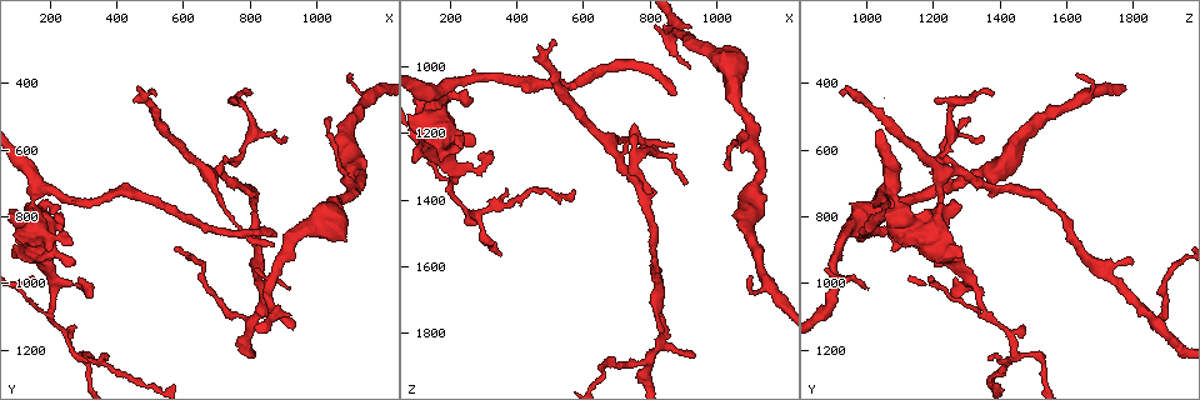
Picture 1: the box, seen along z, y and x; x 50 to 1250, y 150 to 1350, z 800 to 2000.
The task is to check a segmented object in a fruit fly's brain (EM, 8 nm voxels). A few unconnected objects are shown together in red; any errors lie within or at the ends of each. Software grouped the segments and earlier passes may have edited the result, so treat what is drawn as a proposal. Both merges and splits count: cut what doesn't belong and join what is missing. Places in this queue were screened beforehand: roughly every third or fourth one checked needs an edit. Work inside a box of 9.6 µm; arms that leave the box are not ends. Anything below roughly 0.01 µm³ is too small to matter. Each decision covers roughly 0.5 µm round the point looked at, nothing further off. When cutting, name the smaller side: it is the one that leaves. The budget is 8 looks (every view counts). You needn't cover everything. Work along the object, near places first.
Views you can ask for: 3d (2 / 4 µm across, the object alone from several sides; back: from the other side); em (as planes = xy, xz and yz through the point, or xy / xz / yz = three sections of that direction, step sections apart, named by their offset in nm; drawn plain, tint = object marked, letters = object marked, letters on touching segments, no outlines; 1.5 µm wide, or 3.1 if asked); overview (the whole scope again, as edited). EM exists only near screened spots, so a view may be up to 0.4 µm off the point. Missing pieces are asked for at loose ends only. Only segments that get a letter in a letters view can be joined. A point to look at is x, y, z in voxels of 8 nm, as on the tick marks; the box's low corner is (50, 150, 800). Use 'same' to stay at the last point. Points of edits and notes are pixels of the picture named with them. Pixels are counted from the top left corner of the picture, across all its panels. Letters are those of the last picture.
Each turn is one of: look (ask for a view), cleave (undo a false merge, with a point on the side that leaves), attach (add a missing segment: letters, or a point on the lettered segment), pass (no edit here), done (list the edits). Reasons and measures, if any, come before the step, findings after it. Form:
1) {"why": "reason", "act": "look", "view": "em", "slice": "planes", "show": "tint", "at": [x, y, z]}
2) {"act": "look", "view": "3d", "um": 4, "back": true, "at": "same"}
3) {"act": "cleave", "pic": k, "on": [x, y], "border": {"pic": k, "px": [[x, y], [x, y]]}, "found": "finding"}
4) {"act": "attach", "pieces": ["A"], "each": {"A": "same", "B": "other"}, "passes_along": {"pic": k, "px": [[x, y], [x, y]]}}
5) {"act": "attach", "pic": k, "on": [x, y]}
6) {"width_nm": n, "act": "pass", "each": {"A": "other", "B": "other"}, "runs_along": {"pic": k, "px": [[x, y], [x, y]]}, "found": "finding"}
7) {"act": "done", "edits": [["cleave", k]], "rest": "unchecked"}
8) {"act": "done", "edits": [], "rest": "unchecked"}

{"why": "three arms meet", "act": "look", "view": "3d", "um": 4, "at": [210, 1090, 1340]}

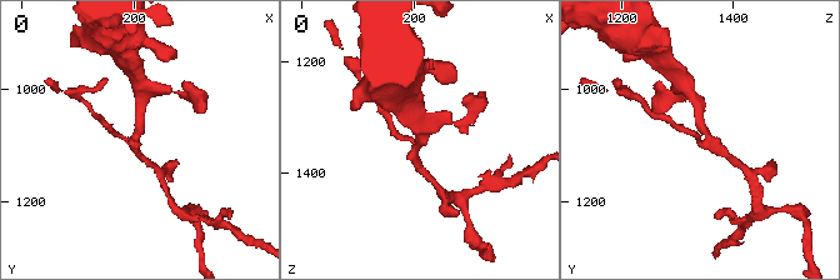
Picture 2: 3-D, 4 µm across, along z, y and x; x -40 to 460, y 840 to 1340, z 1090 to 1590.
{"arms": 3, "act": "look", "view": "em", "slice": "planes", "show": "letters", "at": [200, 1090, 1350]}

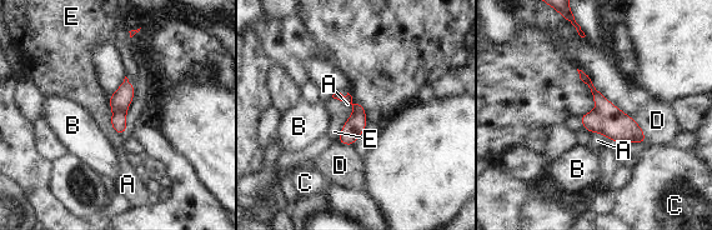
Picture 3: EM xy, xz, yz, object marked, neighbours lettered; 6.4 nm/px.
{"act": "pass", "each": {"A": "other", "B": "other", "C": "other", "D": "other", "E": "other"}, "border": {"pic": 3, "px": [[347, 119], [337, 139]]}, "found": "continuous, no second neuron"}

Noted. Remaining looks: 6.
{"why": "thin end", "act": "look", "view": "em", "slice": "planes", "show": "letters", "at": [370, 1220, 1370]}

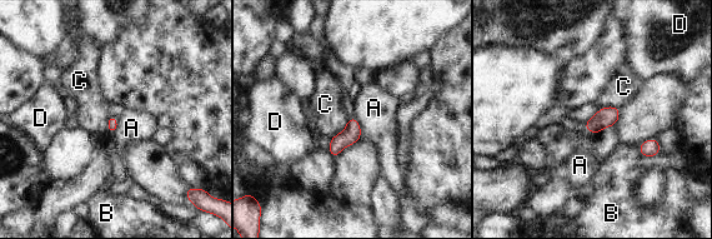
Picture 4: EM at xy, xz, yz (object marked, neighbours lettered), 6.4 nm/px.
{"longest_contact_nm": ["C", 180], "act": "pass", "each": {"A": "other", "B": "other", "C": "other", "D": "other"}, "border": {"pic": 4, "px": [[349, 119], [345, 128], [330, 138]]}, "found": "no lettered segment goes on from it"}

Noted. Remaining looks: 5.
{"why": "tapers out", "act": "look", "view": "em", "slice": "planes", "show": "letters", "at": [1100, 370, 1620]}

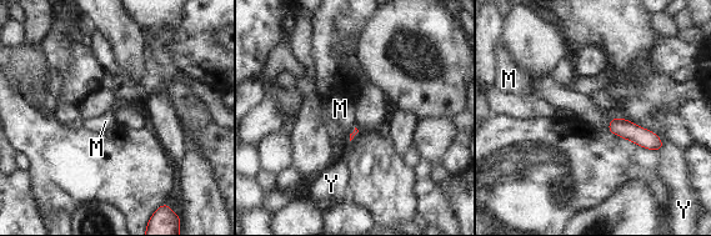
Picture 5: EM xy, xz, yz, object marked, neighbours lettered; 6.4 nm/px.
{"act": "pass", "each": {"M": "other", "Y": "other"}, "border": {"pic": 5, "px": [[612, 118], [606, 127]]}, "found": "no lettered segment goes on from it"}

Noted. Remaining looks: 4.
{"act": "done", "edits": [], "rest": "unchecked"}

